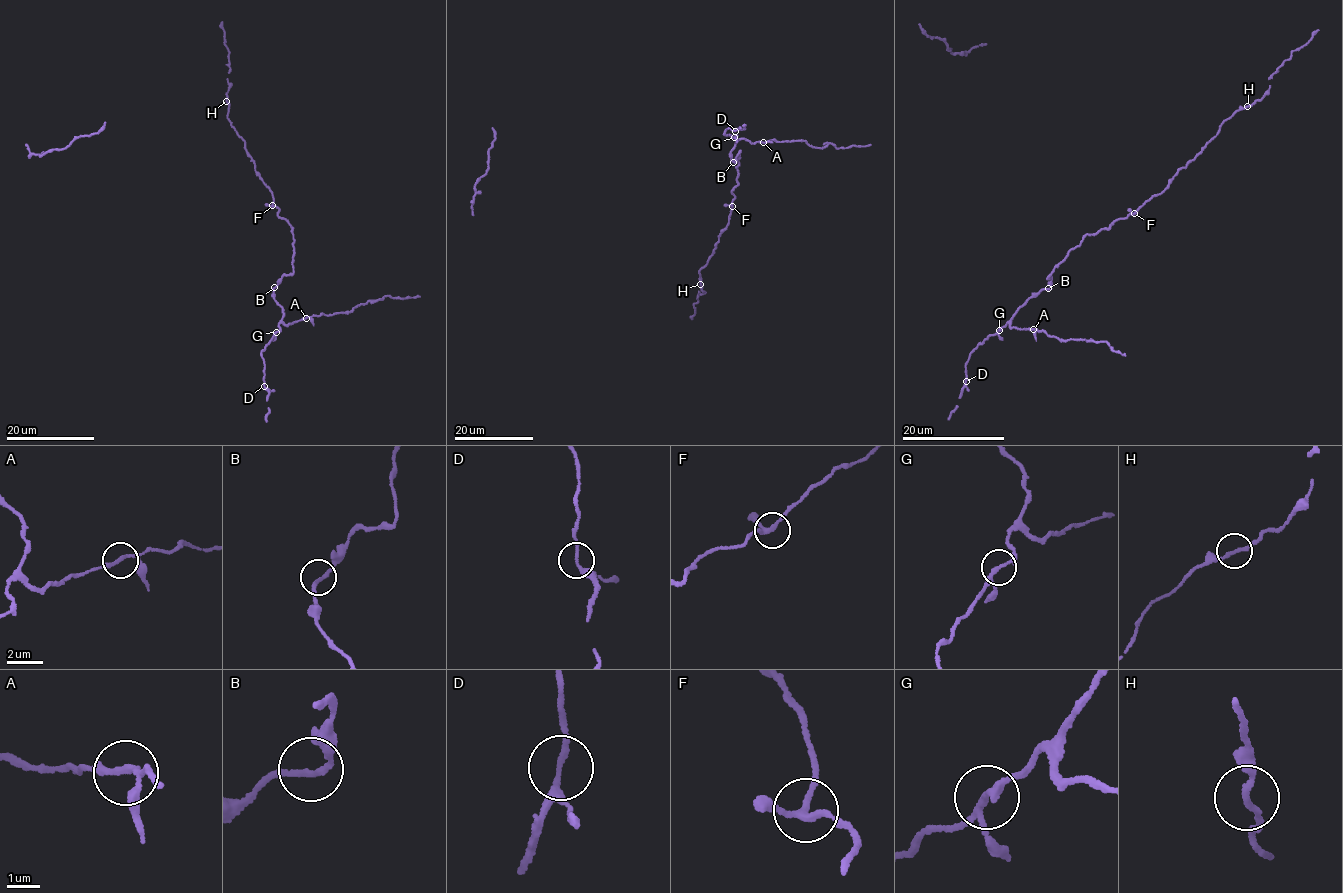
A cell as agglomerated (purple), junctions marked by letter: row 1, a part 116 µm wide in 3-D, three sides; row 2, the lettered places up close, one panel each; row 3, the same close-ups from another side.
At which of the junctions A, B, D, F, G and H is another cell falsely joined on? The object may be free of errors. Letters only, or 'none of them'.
none of them

